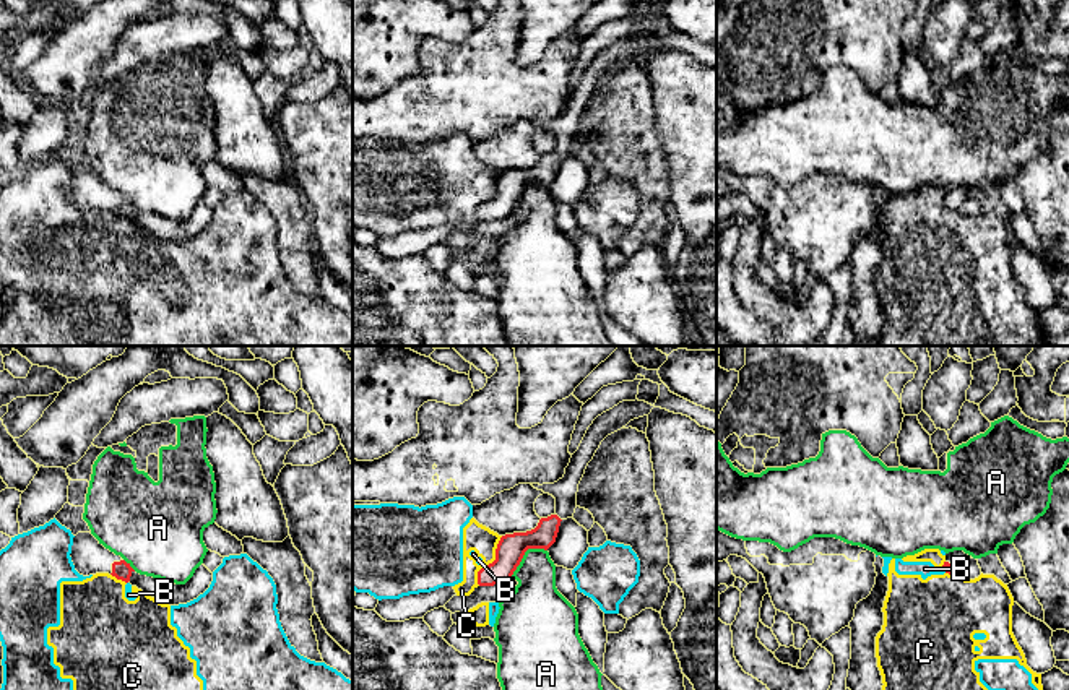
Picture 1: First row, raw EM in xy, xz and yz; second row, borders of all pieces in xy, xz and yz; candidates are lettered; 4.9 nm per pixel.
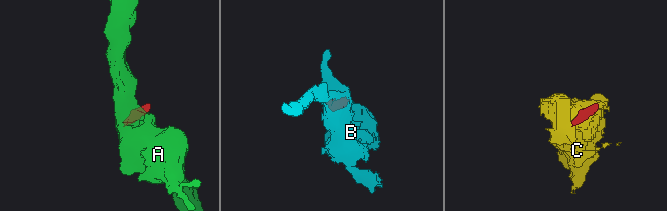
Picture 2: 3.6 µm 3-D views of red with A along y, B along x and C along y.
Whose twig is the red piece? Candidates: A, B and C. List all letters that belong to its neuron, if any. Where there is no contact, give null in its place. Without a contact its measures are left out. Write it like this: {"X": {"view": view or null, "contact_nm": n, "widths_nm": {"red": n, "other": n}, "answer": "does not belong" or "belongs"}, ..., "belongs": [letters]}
{"A": {"view": "xz", "contact_nm": 240, "widths_nm": {"red": 140, "other": 240}, "answer": "does not belong"}, "B": {"view": "yz", "contact_nm": 40, "widths_nm": {"red": 50, "other": 80}, "answer": "does not belong"}, "C": {"view": "xz", "contact_nm": 280, "widths_nm": {"red": 140, "other": 140}, "answer": "does not belong"}, "belongs": []}

